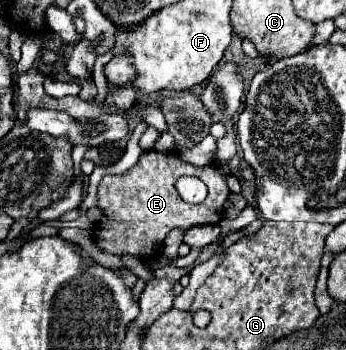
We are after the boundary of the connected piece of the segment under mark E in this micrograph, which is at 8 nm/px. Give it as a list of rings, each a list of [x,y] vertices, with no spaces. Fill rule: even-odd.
[[[144,151],[138,163],[126,171],[124,175],[106,175],[98,187],[98,207],[104,213],[102,227],[96,227],[96,243],[100,249],[110,251],[114,255],[130,253],[140,259],[158,257],[160,245],[164,237],[180,227],[190,229],[198,225],[216,225],[222,219],[224,201],[228,199],[230,189],[226,185],[226,177],[220,169],[210,163],[204,167],[194,167],[184,161],[176,151]],[[180,175],[196,175],[208,187],[208,197],[204,203],[192,205],[186,203],[174,187],[174,181]]]

